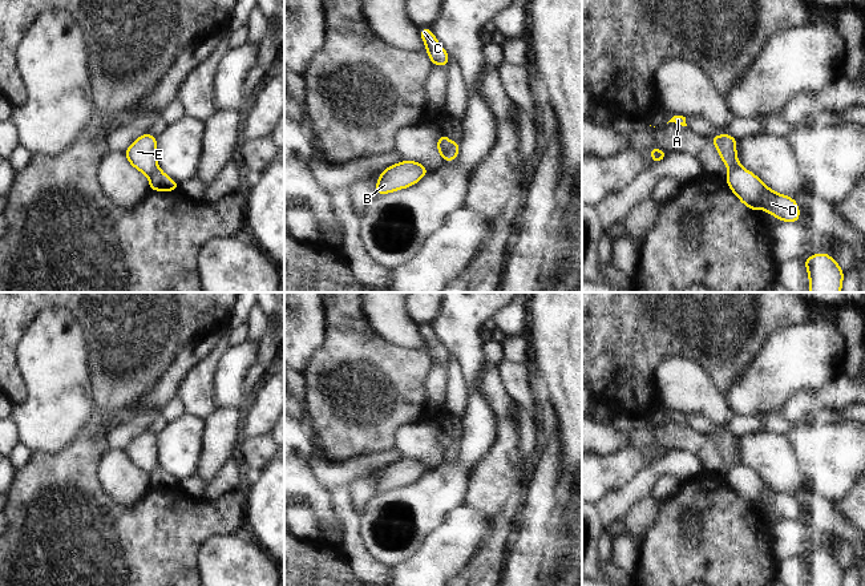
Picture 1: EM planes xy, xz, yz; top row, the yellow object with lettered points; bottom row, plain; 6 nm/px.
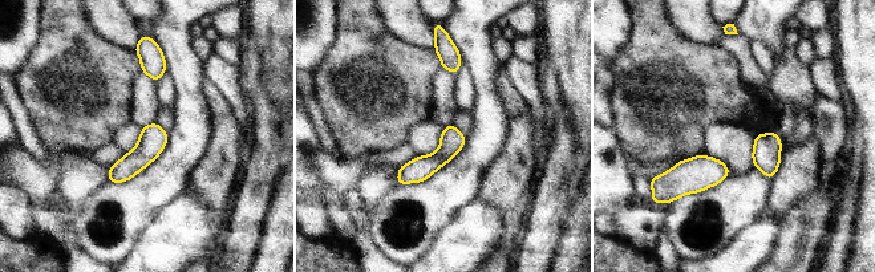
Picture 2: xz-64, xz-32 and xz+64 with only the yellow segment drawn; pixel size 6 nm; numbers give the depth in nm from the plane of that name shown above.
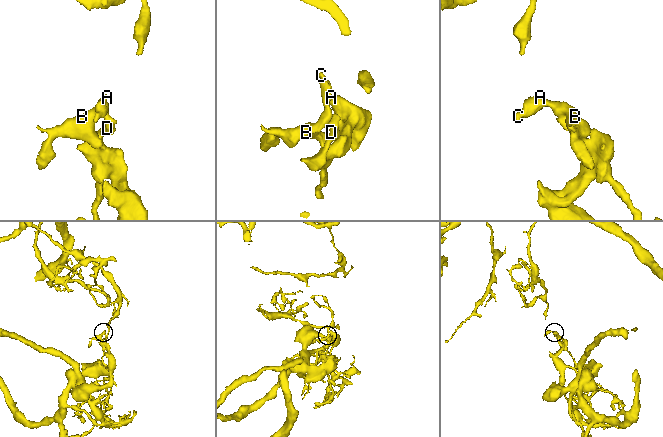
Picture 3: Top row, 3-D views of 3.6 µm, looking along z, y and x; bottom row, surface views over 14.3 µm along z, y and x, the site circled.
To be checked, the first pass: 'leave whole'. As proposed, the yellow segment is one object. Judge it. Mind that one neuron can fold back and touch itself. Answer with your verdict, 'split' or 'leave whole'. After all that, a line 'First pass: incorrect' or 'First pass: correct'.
split
First pass: incorrect

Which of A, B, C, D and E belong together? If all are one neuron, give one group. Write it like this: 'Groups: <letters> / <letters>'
Groups: A B C E / D

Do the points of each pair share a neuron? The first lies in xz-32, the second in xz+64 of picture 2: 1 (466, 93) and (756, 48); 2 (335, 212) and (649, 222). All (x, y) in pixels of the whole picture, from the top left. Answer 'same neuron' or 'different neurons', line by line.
1: same neuron
2: different neurons

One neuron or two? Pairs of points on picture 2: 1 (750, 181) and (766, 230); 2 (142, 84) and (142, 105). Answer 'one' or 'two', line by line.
1: two
2: one

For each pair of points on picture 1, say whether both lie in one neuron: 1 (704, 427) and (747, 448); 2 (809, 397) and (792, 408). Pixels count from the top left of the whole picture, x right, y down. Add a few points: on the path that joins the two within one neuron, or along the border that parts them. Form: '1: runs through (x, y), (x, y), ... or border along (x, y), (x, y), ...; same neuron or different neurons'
1: border along (763, 429), (738, 437); different neurons
2: runs through (805, 401), (796, 408); same neuron

